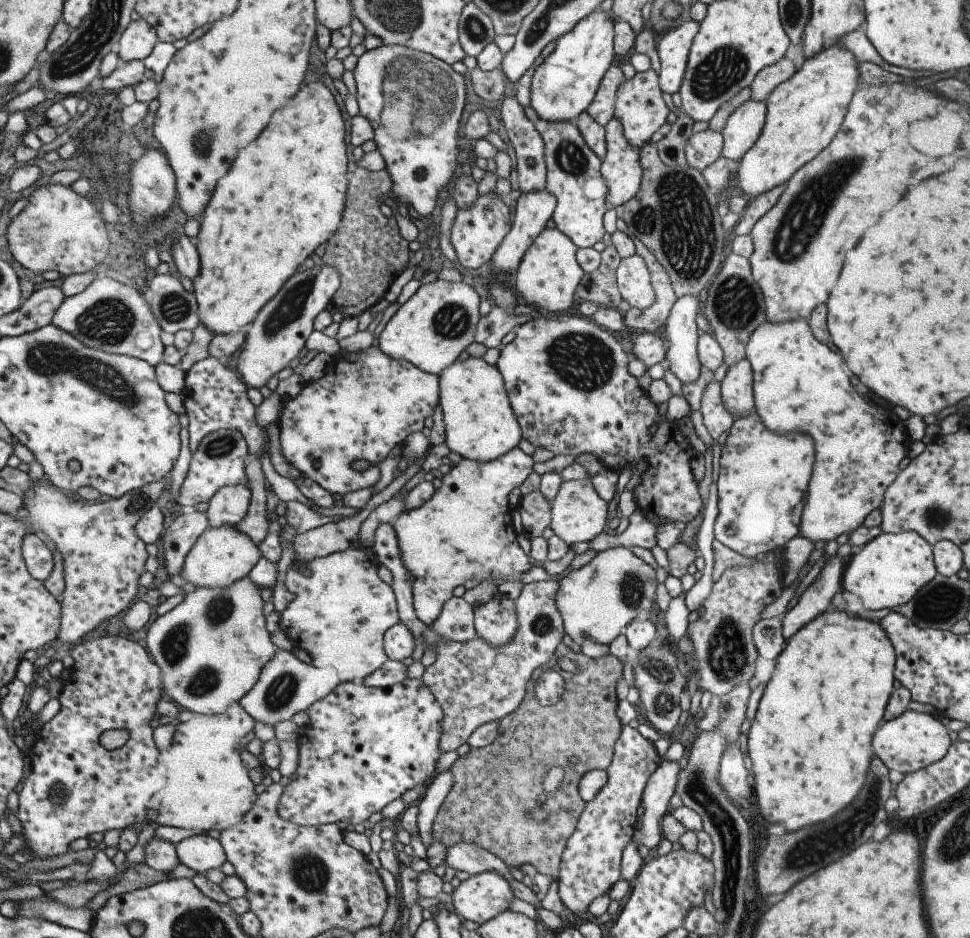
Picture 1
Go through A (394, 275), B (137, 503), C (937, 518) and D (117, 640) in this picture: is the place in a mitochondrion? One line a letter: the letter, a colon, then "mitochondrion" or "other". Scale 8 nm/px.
A: other
B: mitochondrion
C: mitochondrion
D: other

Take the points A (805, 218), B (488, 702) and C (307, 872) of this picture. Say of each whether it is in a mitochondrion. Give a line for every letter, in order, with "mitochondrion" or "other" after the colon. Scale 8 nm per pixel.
A: mitochondrion
B: other
C: mitochondrion

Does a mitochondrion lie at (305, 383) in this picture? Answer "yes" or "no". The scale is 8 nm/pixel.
no

